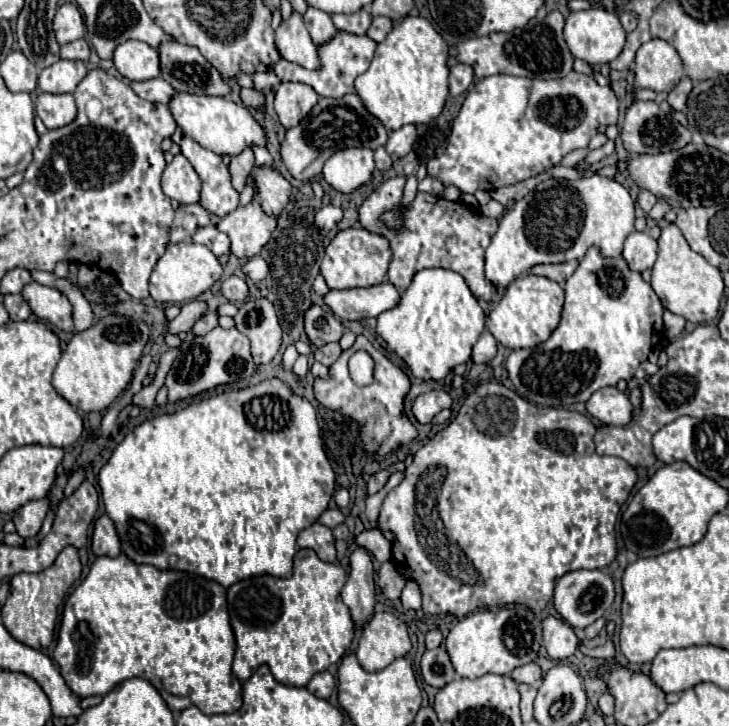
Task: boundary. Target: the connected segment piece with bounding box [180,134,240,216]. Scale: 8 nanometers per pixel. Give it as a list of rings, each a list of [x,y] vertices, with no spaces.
[[[186,134],[180,140],[180,148],[202,180],[200,204],[216,216],[226,216],[228,212],[234,212],[240,204],[240,194],[234,190],[230,182],[230,172],[222,158],[202,148],[196,140]]]

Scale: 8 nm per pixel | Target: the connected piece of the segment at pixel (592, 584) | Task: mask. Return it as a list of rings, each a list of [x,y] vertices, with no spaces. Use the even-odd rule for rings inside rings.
[[[574,570],[564,574],[556,582],[554,608],[572,628],[586,628],[594,624],[598,618],[604,616],[604,612],[612,606],[612,602],[614,602],[614,582],[610,574],[602,570]]]

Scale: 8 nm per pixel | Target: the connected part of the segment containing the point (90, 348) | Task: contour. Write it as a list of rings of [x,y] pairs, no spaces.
[[[110,314],[96,320],[88,330],[76,332],[62,352],[52,378],[56,392],[84,412],[106,410],[132,382],[132,374],[148,338],[150,326],[144,320],[122,314]]]

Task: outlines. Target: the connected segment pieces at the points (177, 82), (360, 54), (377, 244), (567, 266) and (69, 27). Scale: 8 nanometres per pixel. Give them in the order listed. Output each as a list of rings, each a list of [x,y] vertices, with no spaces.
[[[168,40],[158,46],[158,54],[160,76],[176,90],[210,96],[226,96],[230,92],[230,86],[222,80],[216,68],[204,60],[198,48],[188,48],[176,40]]]
[[[336,32],[334,38],[330,38],[326,44],[318,46],[318,56],[320,56],[320,68],[318,70],[308,70],[300,64],[280,60],[274,68],[274,72],[280,76],[282,82],[302,82],[308,84],[316,90],[318,96],[344,96],[354,92],[354,80],[368,70],[372,58],[376,52],[376,42],[368,36],[356,36],[350,32]]]
[[[342,230],[336,238],[328,244],[320,272],[330,290],[346,290],[346,288],[360,288],[360,286],[376,286],[386,280],[386,270],[390,264],[390,246],[388,240],[382,236],[374,236],[366,230]]]
[[[570,260],[570,262],[562,262],[559,264],[538,264],[538,266],[534,266],[530,272],[536,274],[536,276],[550,278],[550,280],[558,282],[560,286],[564,286],[564,282],[568,280],[568,276],[572,276],[572,272],[576,270],[576,266],[578,266],[576,260]]]
[[[62,4],[54,16],[54,34],[58,44],[68,44],[72,40],[84,38],[86,24],[80,10],[74,4]]]

